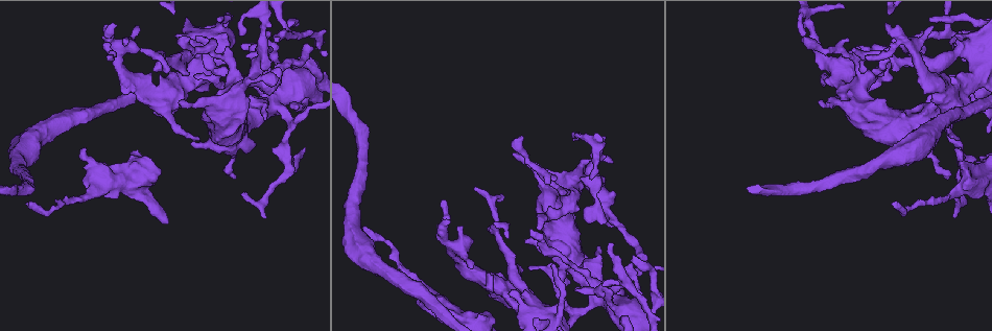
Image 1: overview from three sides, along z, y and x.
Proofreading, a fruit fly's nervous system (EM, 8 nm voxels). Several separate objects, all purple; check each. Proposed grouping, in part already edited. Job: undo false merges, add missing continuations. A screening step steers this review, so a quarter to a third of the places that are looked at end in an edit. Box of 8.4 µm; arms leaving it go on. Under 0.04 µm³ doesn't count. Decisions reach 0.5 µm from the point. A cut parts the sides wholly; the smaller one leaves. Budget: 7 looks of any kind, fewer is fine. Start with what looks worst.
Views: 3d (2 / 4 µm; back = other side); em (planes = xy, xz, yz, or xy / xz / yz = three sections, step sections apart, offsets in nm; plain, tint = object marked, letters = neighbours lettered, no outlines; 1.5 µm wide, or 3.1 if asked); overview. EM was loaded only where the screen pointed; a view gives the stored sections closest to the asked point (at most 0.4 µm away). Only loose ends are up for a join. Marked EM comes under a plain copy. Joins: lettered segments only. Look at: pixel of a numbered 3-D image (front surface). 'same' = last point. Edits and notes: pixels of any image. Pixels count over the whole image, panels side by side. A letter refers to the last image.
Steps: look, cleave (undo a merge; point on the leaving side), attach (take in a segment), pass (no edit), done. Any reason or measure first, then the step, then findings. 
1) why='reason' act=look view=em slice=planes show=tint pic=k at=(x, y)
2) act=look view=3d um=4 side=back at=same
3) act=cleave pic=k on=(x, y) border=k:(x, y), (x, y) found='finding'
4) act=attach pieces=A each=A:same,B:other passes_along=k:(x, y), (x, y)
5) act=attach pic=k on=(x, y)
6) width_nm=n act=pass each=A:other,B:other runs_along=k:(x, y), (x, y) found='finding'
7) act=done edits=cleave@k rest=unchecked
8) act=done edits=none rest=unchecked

why='thin end' act=look view=3d um=4 pic=1 at=(529, 270)

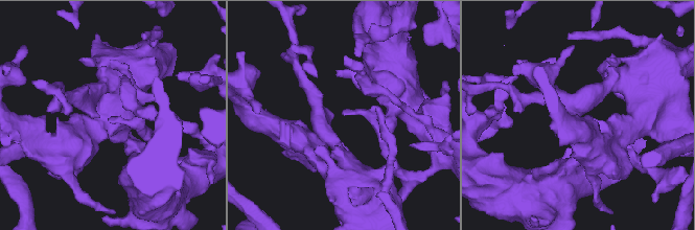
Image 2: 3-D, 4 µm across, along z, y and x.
act=look view=em slice=planes show=tint pic=2 at=(345, 114)

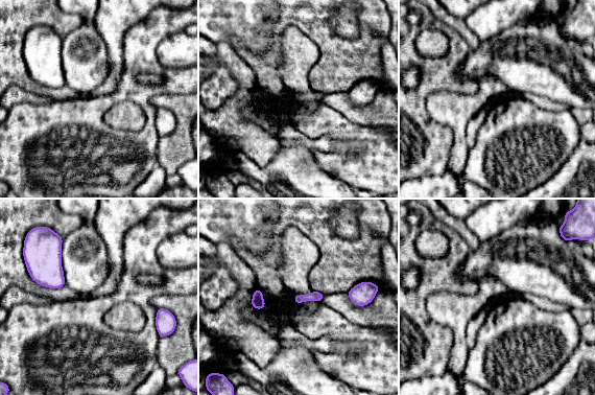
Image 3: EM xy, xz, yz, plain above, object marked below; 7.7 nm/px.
why='see the neighbours' act=look view=em slice=planes show=letters at=same

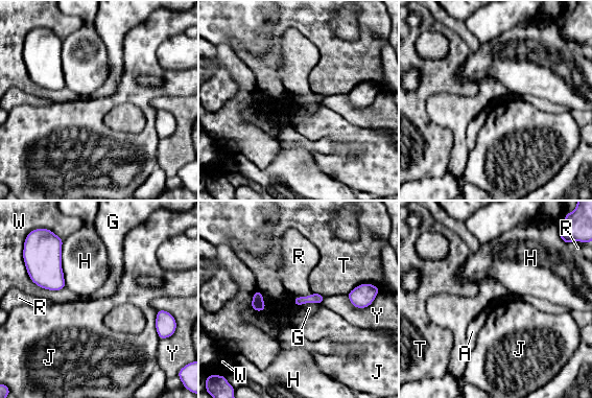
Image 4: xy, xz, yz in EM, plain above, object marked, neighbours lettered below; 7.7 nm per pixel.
width_nm=80 act=pass each=A:other,G:other,H:other,J:other,R:other,T:other,W:other,Y:other border=4:(157, 309), (156, 331), (158, 336) found='none of them fits'

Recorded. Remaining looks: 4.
why='thin end' act=look view=em slice=planes show=letters pic=1 at=(32, 204)

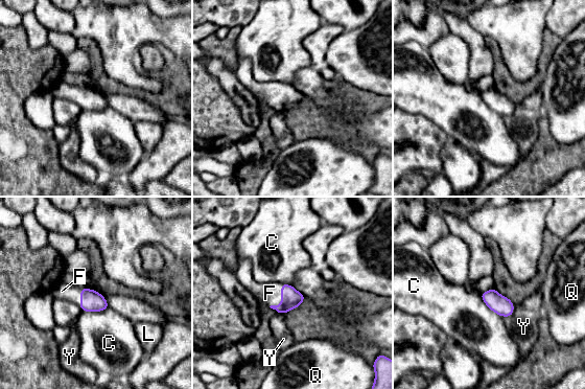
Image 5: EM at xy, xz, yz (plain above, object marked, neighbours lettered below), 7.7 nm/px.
act=attach pieces=F each=C:other,F:same,L:other,Q:other,Y:other found='the neuron continues'

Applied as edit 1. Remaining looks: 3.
why='tapers out' act=look view=3d um=4 pic=1 at=(805, 32)

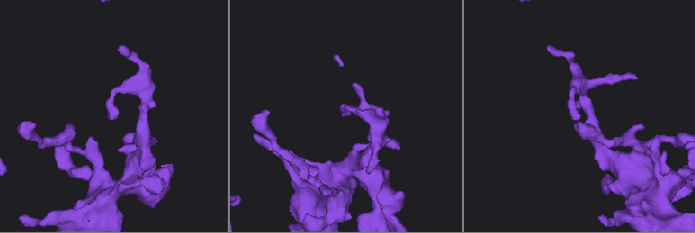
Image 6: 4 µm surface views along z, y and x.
why='now the EM' act=look view=em slice=planes show=letters pic=6 at=(111, 120)

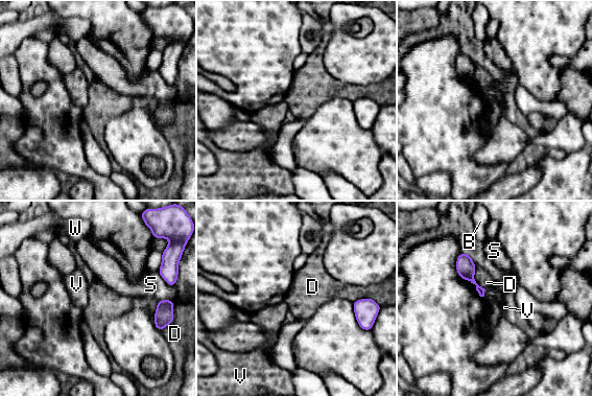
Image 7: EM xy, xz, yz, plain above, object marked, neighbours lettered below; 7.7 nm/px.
longest_contact=D:180nm act=pass each=B:other,D:other,S:other,V:other,W:other border=7:(157, 301), (154, 323) found='no lettered segment goes on from it'

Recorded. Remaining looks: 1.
act=done edits=attach@5 rest=unchecked

